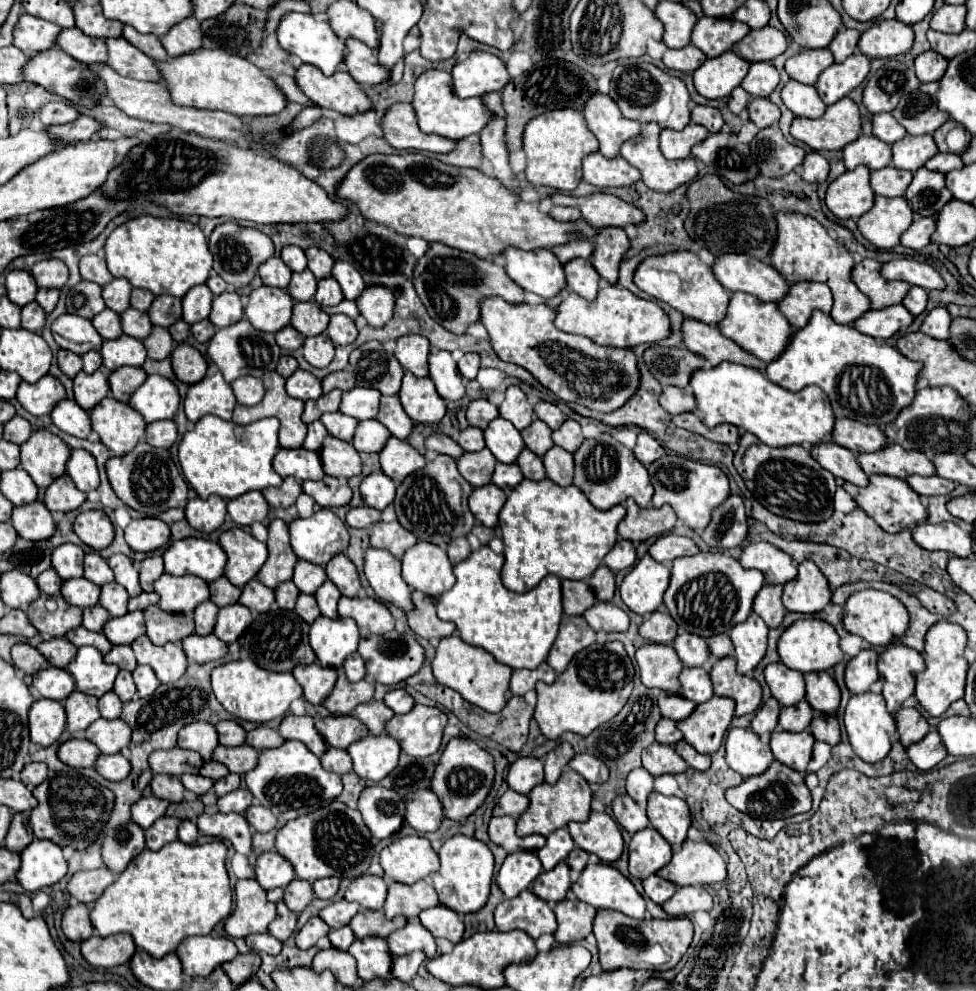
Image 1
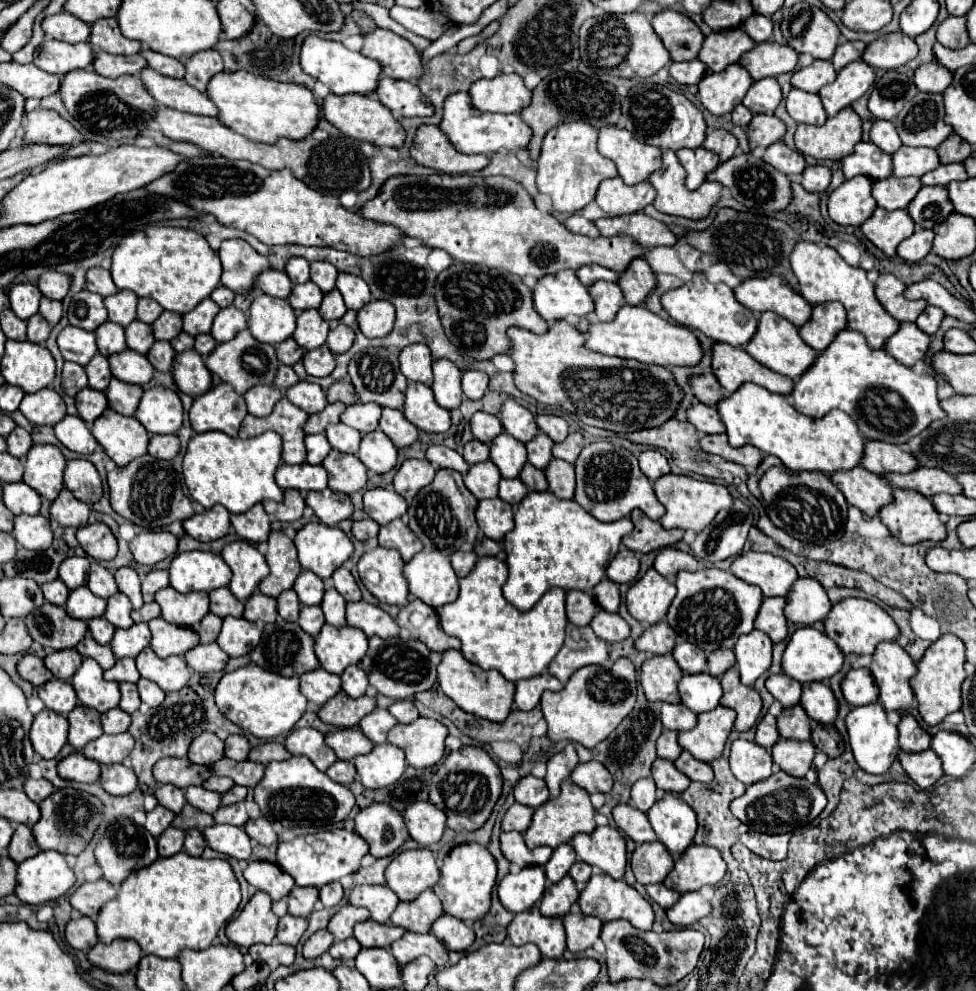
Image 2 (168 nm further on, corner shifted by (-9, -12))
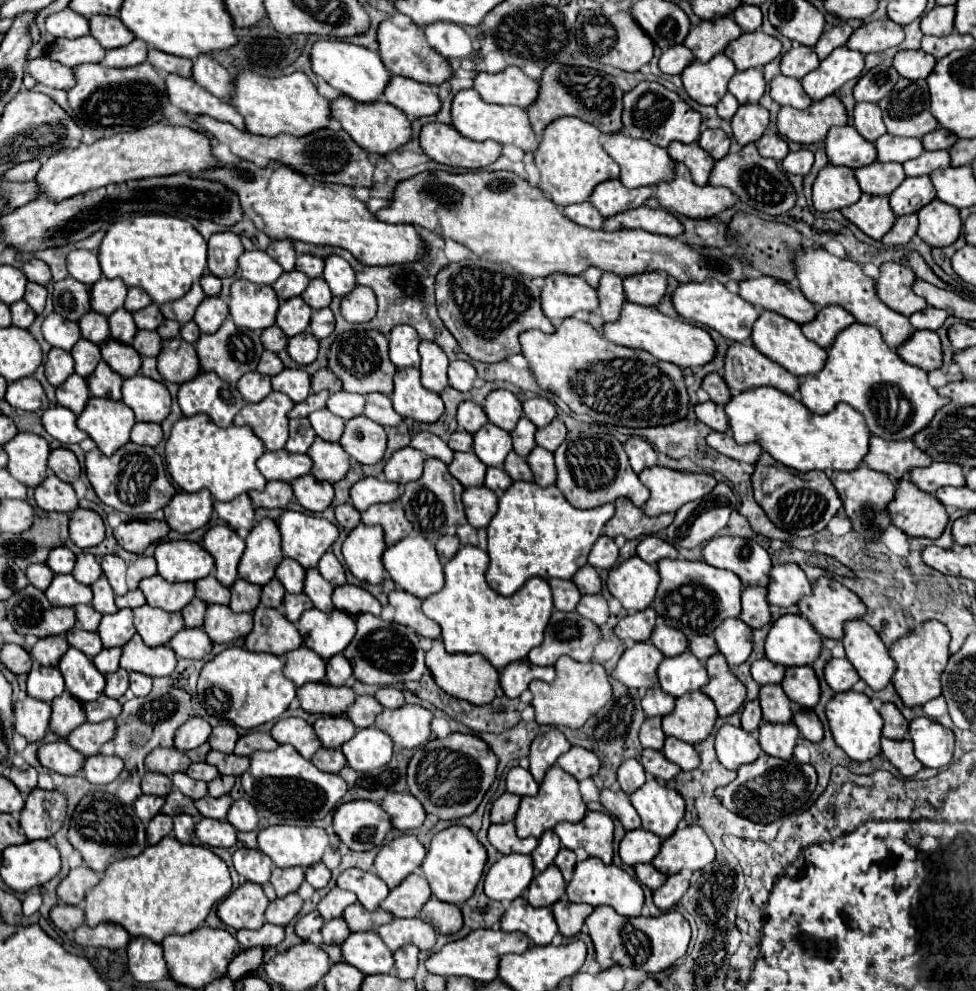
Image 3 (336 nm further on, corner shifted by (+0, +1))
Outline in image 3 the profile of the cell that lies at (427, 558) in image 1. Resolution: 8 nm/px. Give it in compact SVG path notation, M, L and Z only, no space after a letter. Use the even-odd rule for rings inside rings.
M407 535L403 537L403 541L387 547L383 551L383 565L387 569L387 573L391 575L391 579L407 593L425 599L433 593L437 593L439 589L443 589L443 567L439 563L439 557L435 553L435 547L423 537L423 535Z

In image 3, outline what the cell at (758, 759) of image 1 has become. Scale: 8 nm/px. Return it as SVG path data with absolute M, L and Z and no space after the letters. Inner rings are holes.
M723 725L715 735L717 759L727 769L737 769L743 763L751 763L761 755L761 747L755 737L751 737L741 727Z

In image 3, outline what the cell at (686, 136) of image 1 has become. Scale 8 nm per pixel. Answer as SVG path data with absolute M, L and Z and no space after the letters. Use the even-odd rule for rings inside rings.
M673 141L667 151L669 151L673 161L687 165L687 169L693 175L695 185L705 187L709 183L709 173L713 169L715 161L707 151L699 149L699 145L683 145L683 143L677 143L677 141Z

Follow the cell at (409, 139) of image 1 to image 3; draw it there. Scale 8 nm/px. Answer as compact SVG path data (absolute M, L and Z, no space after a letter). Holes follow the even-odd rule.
M429 123L423 127L421 147L429 159L461 169L487 167L497 161L503 149L495 141L471 141L463 137L455 127L443 123Z

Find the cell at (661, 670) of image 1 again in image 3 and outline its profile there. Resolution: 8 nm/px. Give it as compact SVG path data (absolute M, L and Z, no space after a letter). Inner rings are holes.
M635 643L633 647L625 649L619 663L615 665L611 677L621 681L627 687L655 687L659 681L655 681L655 665L663 659L663 653L655 649L651 643Z

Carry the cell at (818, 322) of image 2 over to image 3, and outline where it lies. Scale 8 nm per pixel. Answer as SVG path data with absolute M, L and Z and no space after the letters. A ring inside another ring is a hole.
M827 307L819 311L819 317L815 317L815 321L811 321L811 325L801 327L803 335L821 345L823 349L829 349L835 341L835 337L839 335L841 329L847 329L849 325L855 323L855 317L847 311L843 311L841 307Z

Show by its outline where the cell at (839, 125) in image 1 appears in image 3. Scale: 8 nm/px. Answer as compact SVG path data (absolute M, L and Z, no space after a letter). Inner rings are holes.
M835 95L813 101L805 111L781 107L777 115L779 135L801 145L825 141L829 129L839 125L847 125L847 113Z

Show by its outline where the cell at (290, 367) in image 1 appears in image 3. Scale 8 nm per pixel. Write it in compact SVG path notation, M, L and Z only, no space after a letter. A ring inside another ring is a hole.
M265 351L265 353L261 355L261 361L259 361L259 365L257 365L257 371L259 371L261 375L273 377L273 375L277 375L281 369L283 369L283 363L281 363L281 359L279 359L275 353Z

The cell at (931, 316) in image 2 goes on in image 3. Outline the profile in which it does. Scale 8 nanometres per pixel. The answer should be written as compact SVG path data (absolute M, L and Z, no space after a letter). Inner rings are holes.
M927 307L923 313L915 313L909 317L913 329L929 329L929 331L937 331L945 319L949 317L947 311L941 311L941 309L935 309L935 307Z

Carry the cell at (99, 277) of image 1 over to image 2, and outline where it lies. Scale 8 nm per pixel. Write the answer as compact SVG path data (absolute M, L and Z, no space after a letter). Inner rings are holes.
M90 268L86 272L86 290L96 292L100 296L112 296L118 292L110 272L104 268Z

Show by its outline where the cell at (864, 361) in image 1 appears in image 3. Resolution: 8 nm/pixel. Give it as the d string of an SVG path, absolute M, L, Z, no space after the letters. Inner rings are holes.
M853 323L849 329L843 329L837 335L837 339L829 347L827 355L829 355L827 365L819 373L815 373L811 377L803 377L801 387L799 387L801 403L811 413L825 415L825 413L831 413L837 403L847 403L855 411L865 415L867 425L869 425L869 429L875 437L881 437L881 439L887 439L887 441L903 441L903 439L913 439L919 431L923 431L931 423L935 413L949 403L947 397L941 397L929 385L925 371L921 371L919 367L907 365L897 353L893 353L887 347L887 343L881 337L881 331L875 329L875 327Z

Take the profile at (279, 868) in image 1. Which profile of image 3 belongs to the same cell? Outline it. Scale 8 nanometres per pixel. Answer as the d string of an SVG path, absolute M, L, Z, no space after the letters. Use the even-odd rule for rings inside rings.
M237 849L233 853L233 867L247 881L263 885L269 881L273 863L265 853L259 853L257 849Z

